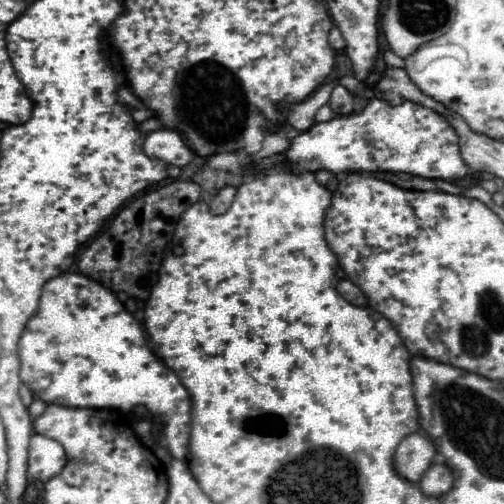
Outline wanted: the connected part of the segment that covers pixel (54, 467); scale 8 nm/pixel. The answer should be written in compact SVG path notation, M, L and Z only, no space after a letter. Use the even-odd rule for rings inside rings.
M34 434L30 440L28 474L36 482L46 482L62 472L66 466L66 454L56 440Z

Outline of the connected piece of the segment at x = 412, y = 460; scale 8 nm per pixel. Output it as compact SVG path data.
M410 434L400 442L400 446L394 452L394 468L402 478L416 484L430 466L434 452L436 450L432 442L424 434Z

